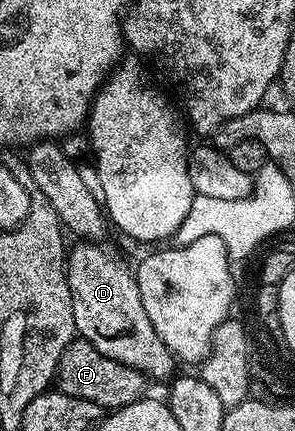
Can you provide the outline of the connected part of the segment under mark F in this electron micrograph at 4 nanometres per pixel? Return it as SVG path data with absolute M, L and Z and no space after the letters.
M75 338L67 350L63 350L63 358L59 358L55 388L71 398L83 398L103 410L112 410L142 399L146 395L145 384L147 378L139 370L123 366L123 362L115 362L115 358L107 358L99 354L91 342Z

